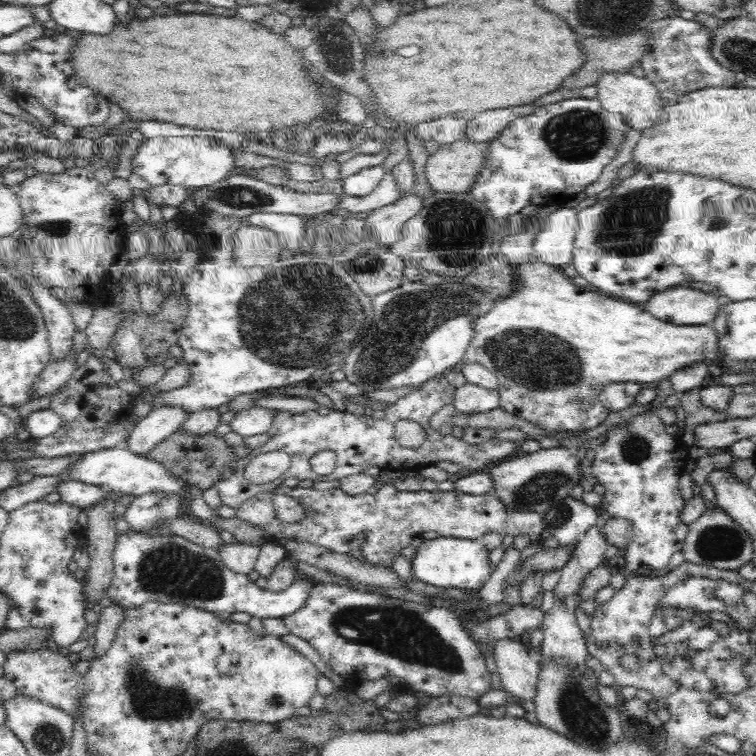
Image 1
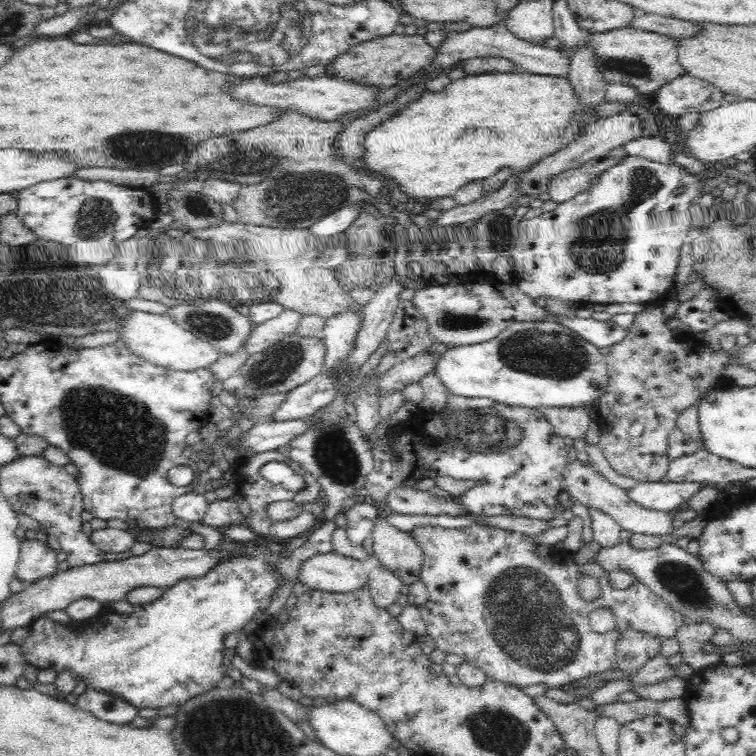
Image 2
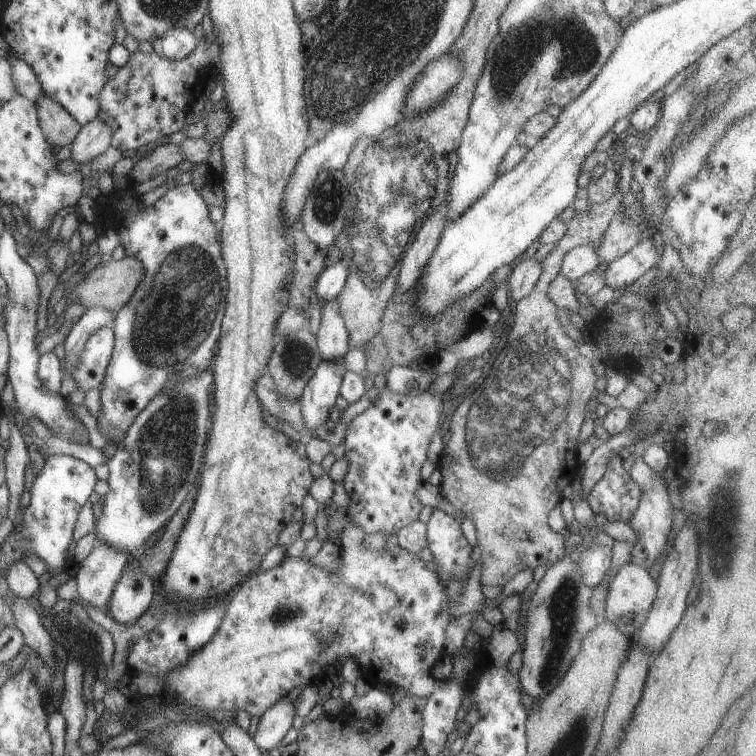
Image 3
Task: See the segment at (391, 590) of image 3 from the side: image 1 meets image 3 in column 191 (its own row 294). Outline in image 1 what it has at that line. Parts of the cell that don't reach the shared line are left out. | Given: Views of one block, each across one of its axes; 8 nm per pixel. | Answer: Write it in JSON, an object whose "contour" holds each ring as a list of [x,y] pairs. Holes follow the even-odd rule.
{"contour":[[[678,285],[652,295],[644,309],[661,322],[678,326],[700,326],[711,325],[720,307],[711,292]]]}

